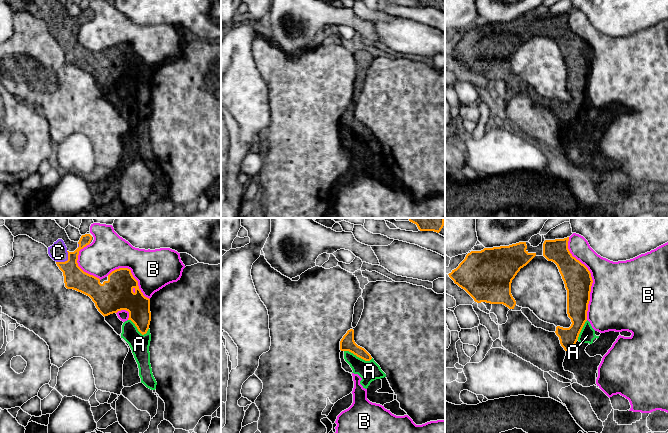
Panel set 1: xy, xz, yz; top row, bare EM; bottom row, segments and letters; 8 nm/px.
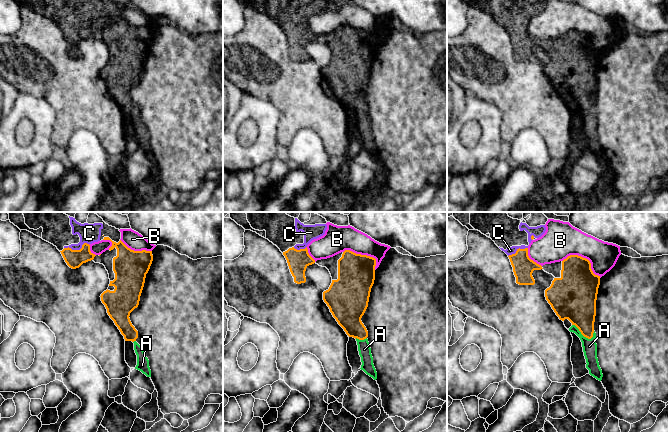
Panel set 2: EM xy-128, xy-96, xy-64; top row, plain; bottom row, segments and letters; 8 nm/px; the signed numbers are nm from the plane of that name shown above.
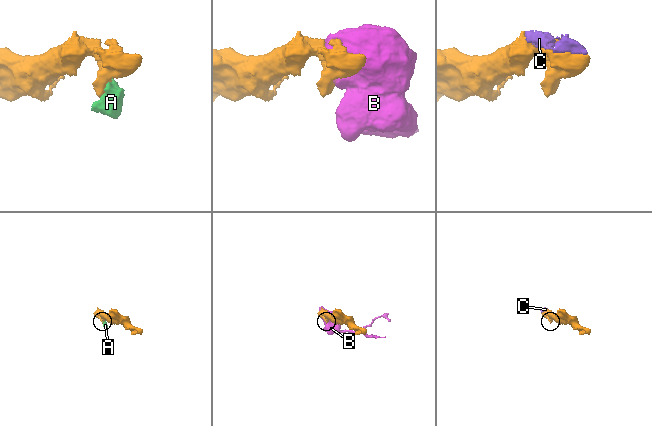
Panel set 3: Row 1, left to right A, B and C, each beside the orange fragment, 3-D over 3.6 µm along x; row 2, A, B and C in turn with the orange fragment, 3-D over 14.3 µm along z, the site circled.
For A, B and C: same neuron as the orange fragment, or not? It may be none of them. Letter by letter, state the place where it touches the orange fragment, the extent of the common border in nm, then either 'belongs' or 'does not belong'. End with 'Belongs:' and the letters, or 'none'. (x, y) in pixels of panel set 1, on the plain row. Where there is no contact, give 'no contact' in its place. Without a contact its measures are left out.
A: xz (358, 132) | 240 nm | belongs
B: yz (591, 53) | 700 nm | does not belong
C: xy (65, 37) | 130 nm | belongs
Belongs: A, C

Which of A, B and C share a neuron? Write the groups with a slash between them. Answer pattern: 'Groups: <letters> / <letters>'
Groups: A C / B

